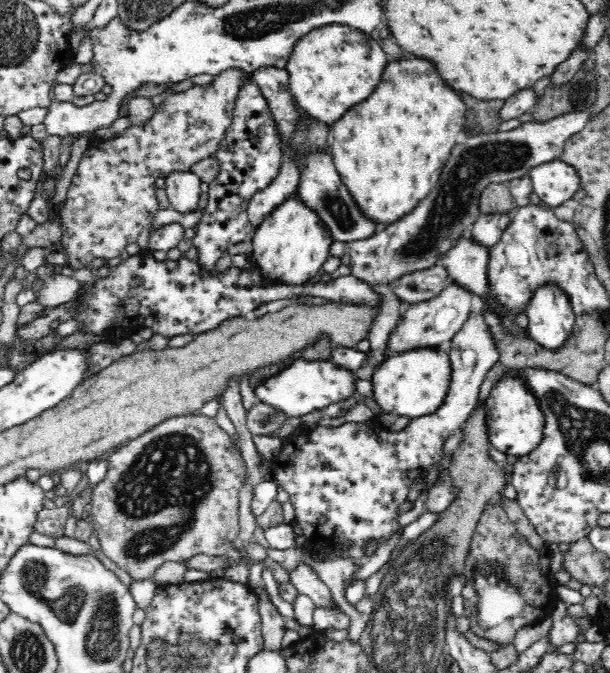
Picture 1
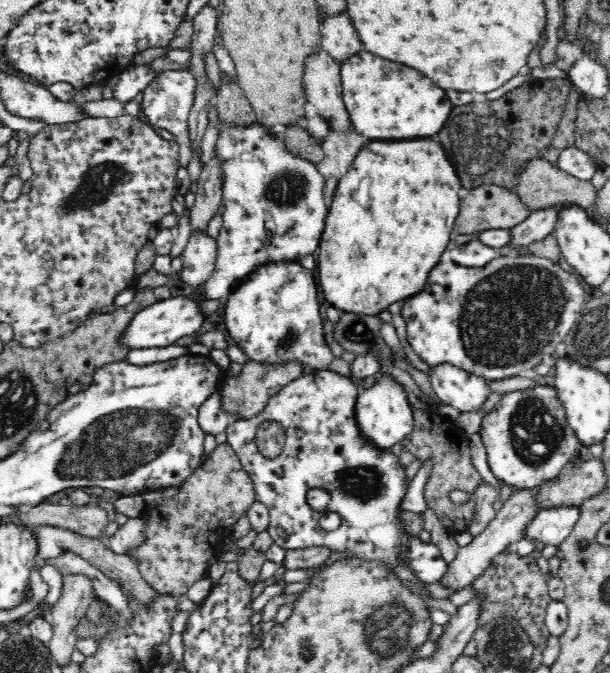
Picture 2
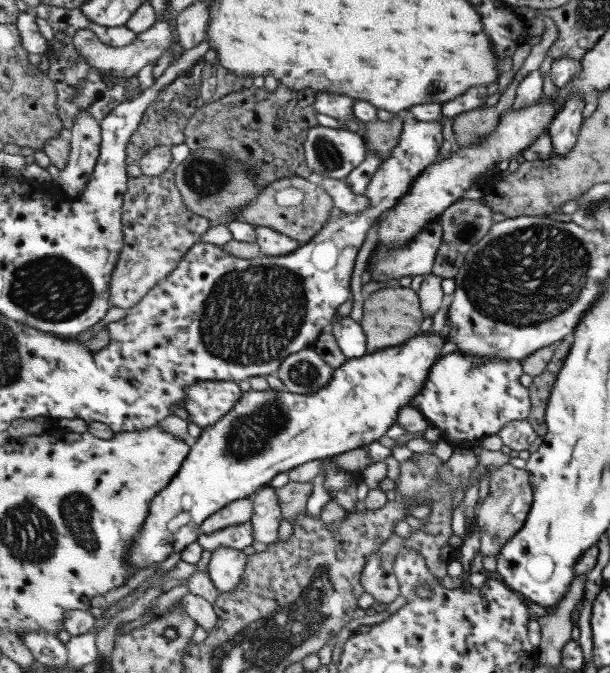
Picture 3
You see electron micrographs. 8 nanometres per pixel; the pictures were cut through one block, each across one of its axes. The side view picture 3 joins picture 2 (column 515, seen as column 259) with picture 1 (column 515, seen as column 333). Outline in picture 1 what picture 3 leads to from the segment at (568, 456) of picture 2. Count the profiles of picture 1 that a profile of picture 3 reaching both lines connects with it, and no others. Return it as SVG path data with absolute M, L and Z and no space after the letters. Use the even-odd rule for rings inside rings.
M510 372L496 382L484 409L488 440L492 446L505 455L521 457L530 454L542 442L546 421L536 397L516 376L515 372Z

